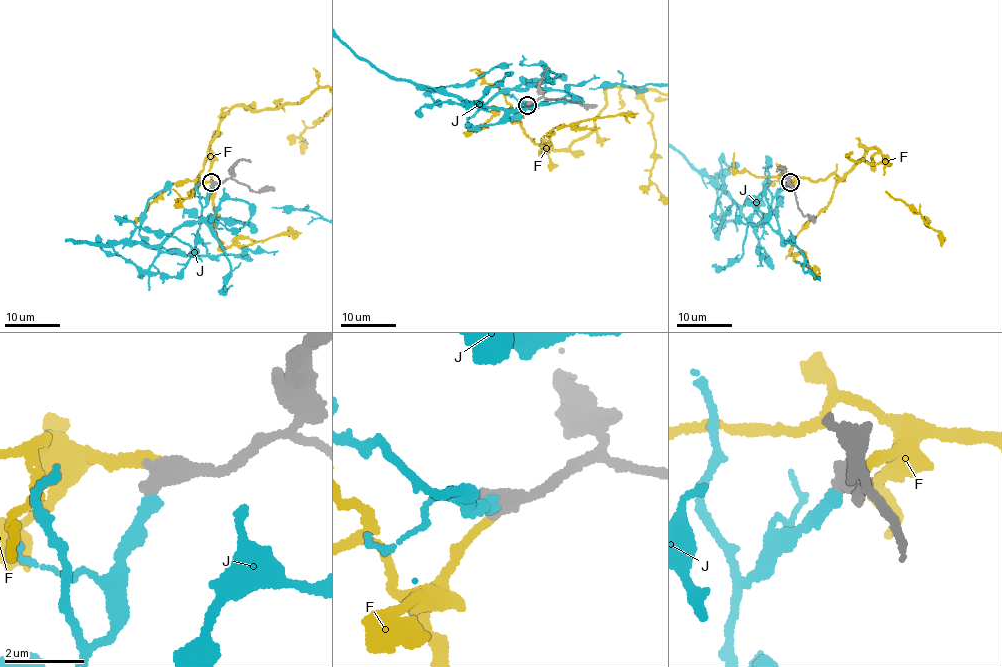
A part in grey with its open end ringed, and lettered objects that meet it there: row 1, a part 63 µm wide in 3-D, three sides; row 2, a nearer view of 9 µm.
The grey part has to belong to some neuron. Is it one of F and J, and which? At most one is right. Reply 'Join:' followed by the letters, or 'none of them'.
Join: F

